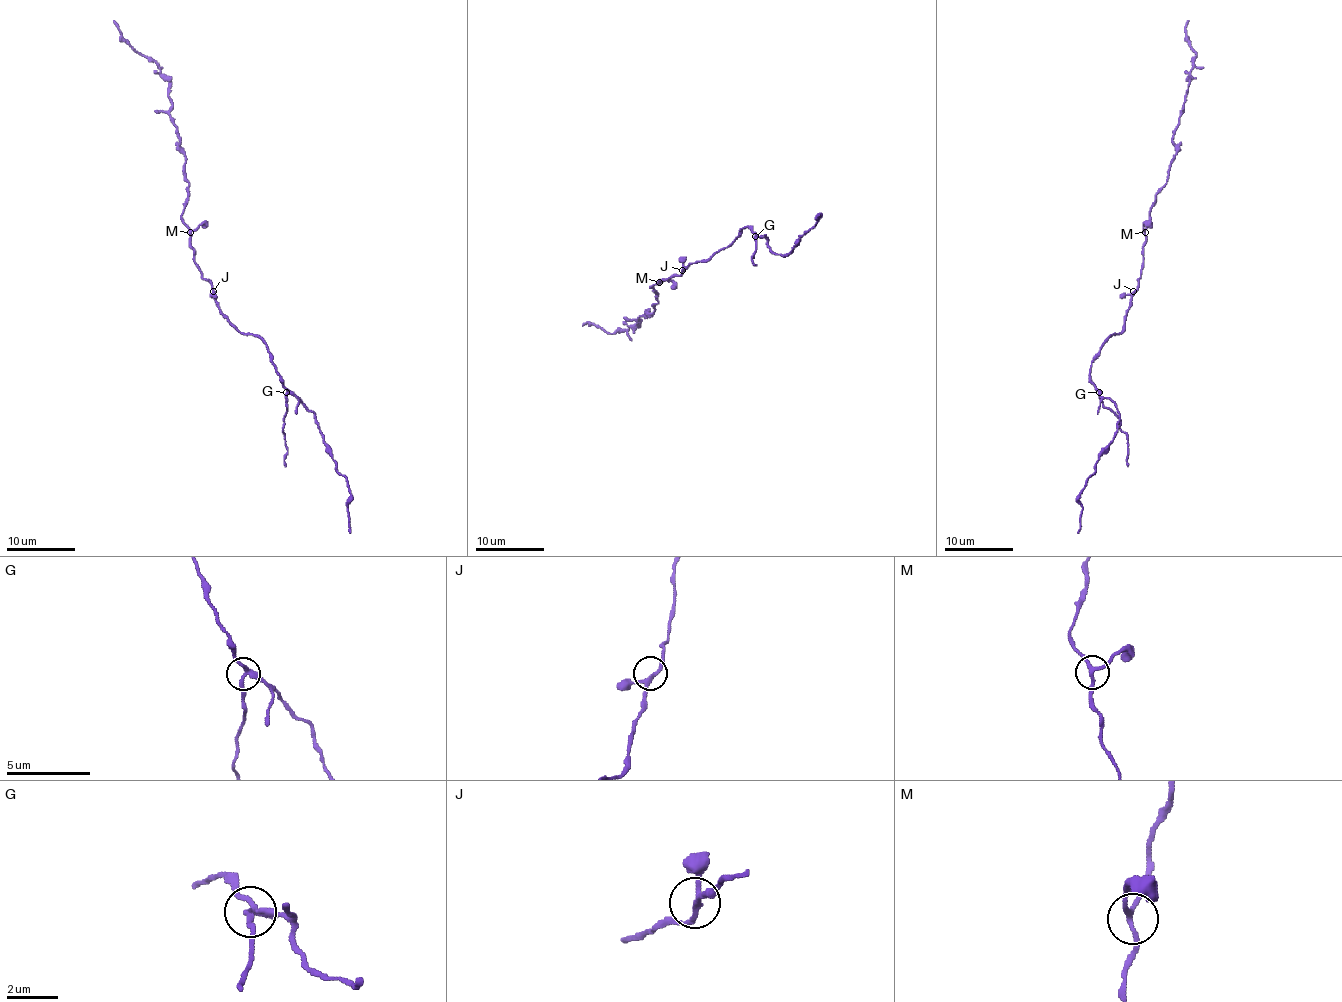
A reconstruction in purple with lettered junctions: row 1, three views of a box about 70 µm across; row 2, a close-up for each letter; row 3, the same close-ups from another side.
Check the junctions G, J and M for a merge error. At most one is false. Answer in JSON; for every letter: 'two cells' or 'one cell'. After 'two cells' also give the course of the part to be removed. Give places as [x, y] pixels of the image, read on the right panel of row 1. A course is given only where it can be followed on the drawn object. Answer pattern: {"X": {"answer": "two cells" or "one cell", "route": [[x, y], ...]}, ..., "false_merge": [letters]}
{"G": {"answer": "two cells", "route": [[1099, 392], [1100, 401], [1118, 417], [1119, 429], [1126, 434], [1128, 467]]}, "J": {"answer": "one cell"}, "M": {"answer": "one cell"}, "false_merge": ["G"]}

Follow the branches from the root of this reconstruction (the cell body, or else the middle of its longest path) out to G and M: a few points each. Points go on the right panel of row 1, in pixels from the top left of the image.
G: (1133, 292), (1124, 327), (1105, 341), (1090, 367), (1090, 380), (1099, 392)
M: (1133, 292), (1143, 263), (1145, 232)

